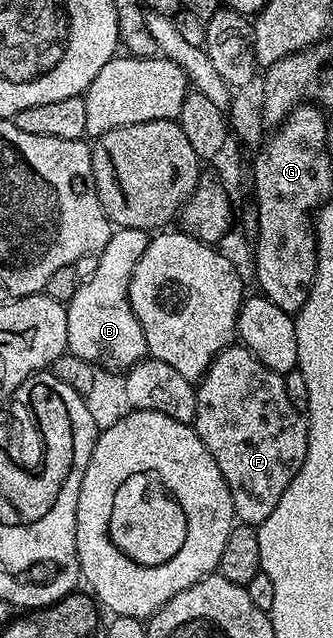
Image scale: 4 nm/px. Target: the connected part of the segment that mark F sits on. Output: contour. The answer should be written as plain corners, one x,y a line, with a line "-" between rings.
234,344
221,350
196,387
197,403
191,425
203,440
207,452
215,456
219,472
223,472
223,480
227,480
236,521
256,528
263,520
267,520
267,516
271,516
271,512
275,512
279,496
287,492
287,484
291,484
305,463
309,443
306,415
291,404
284,377
264,366
243,344

